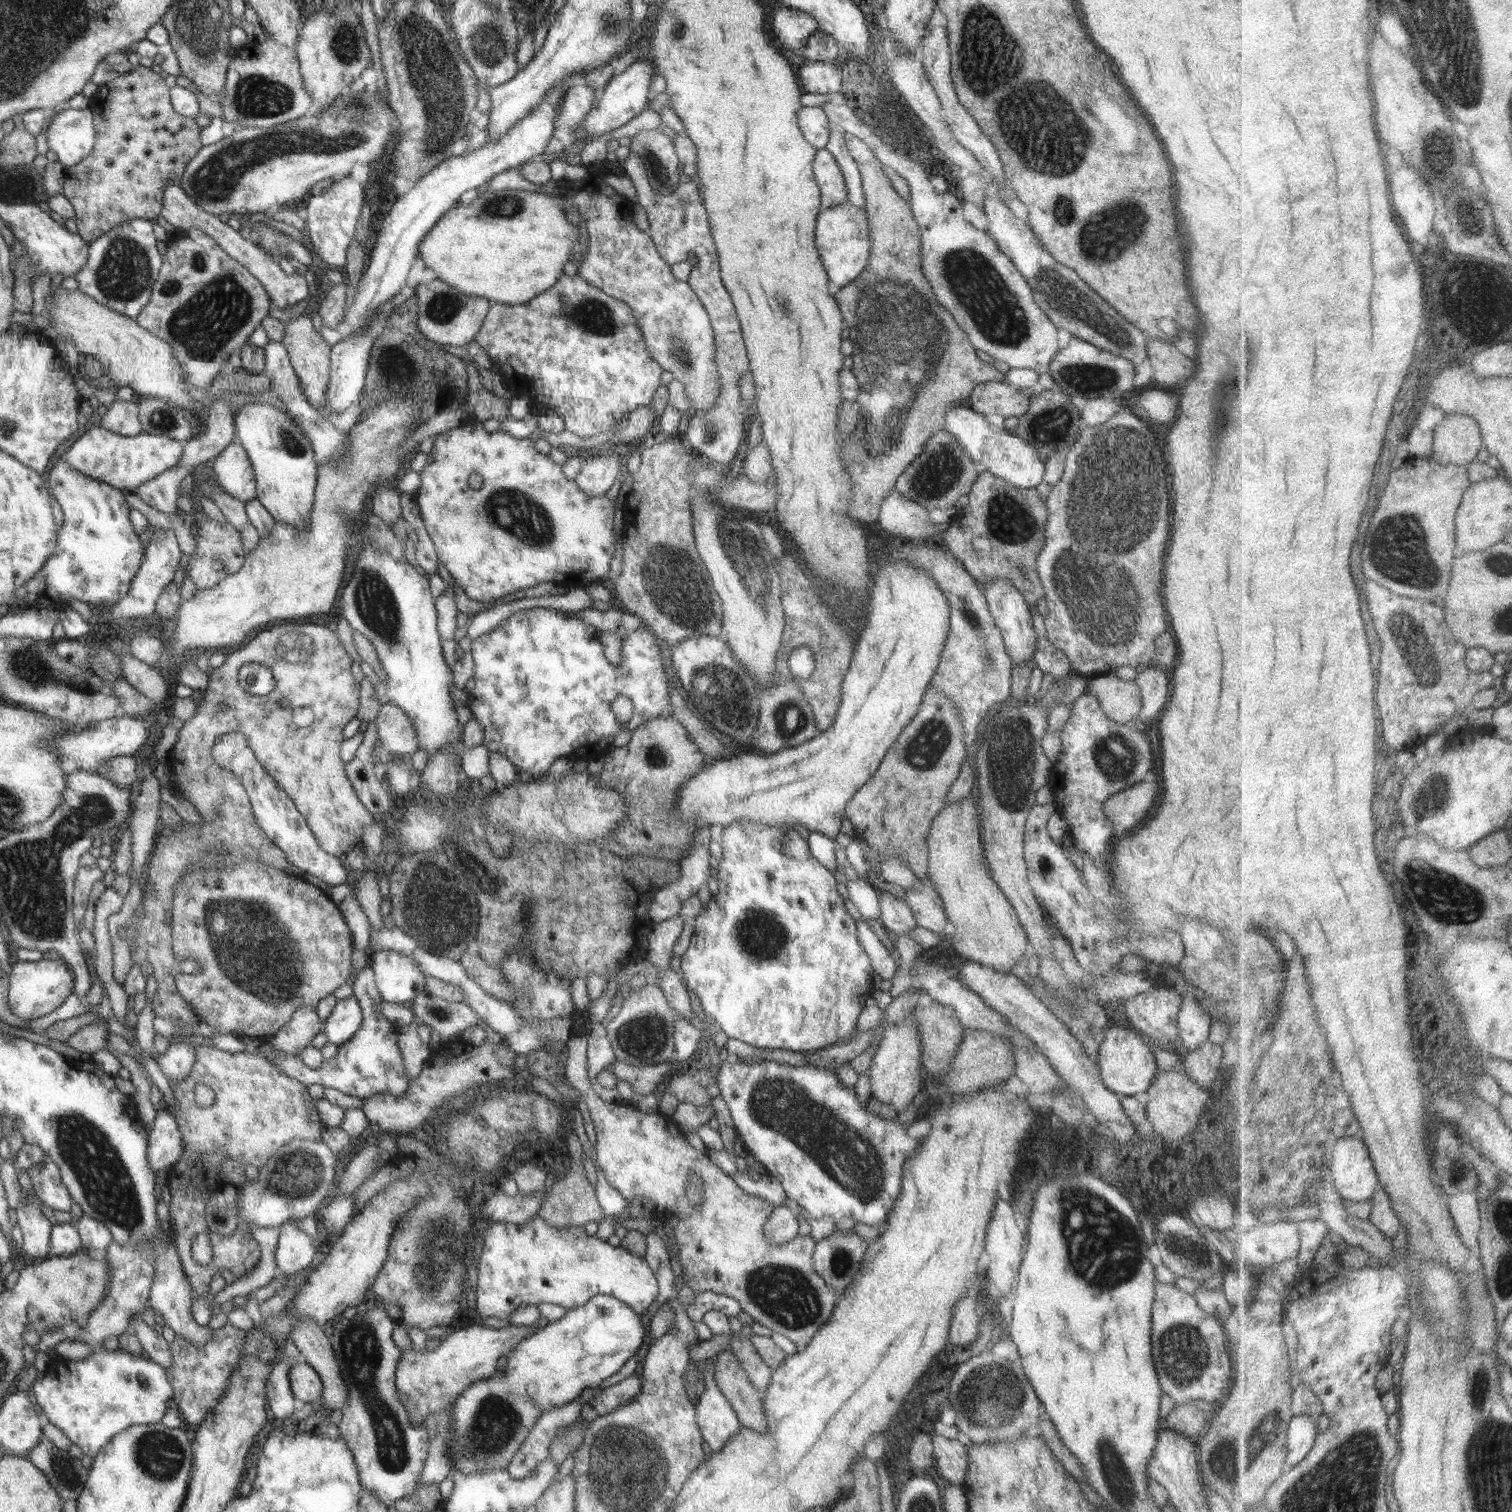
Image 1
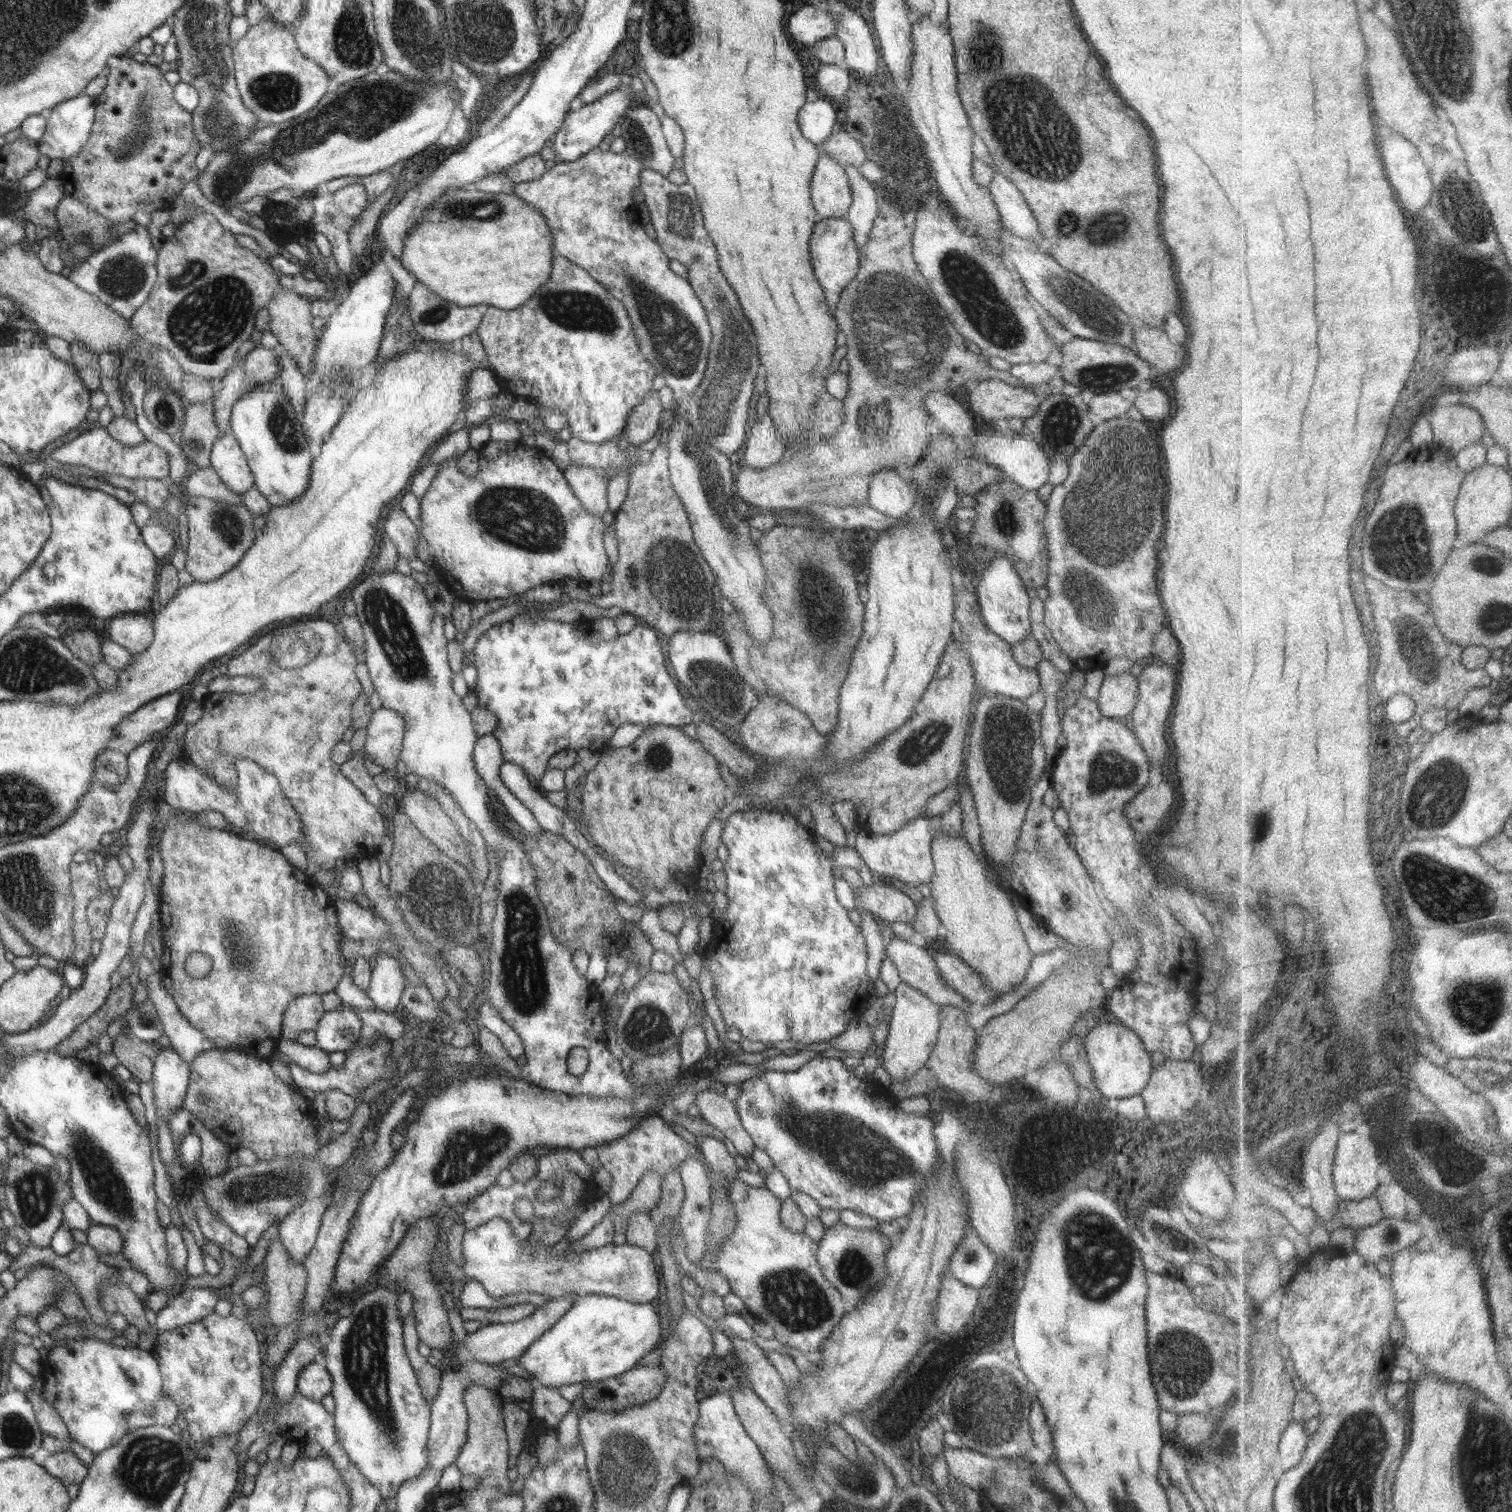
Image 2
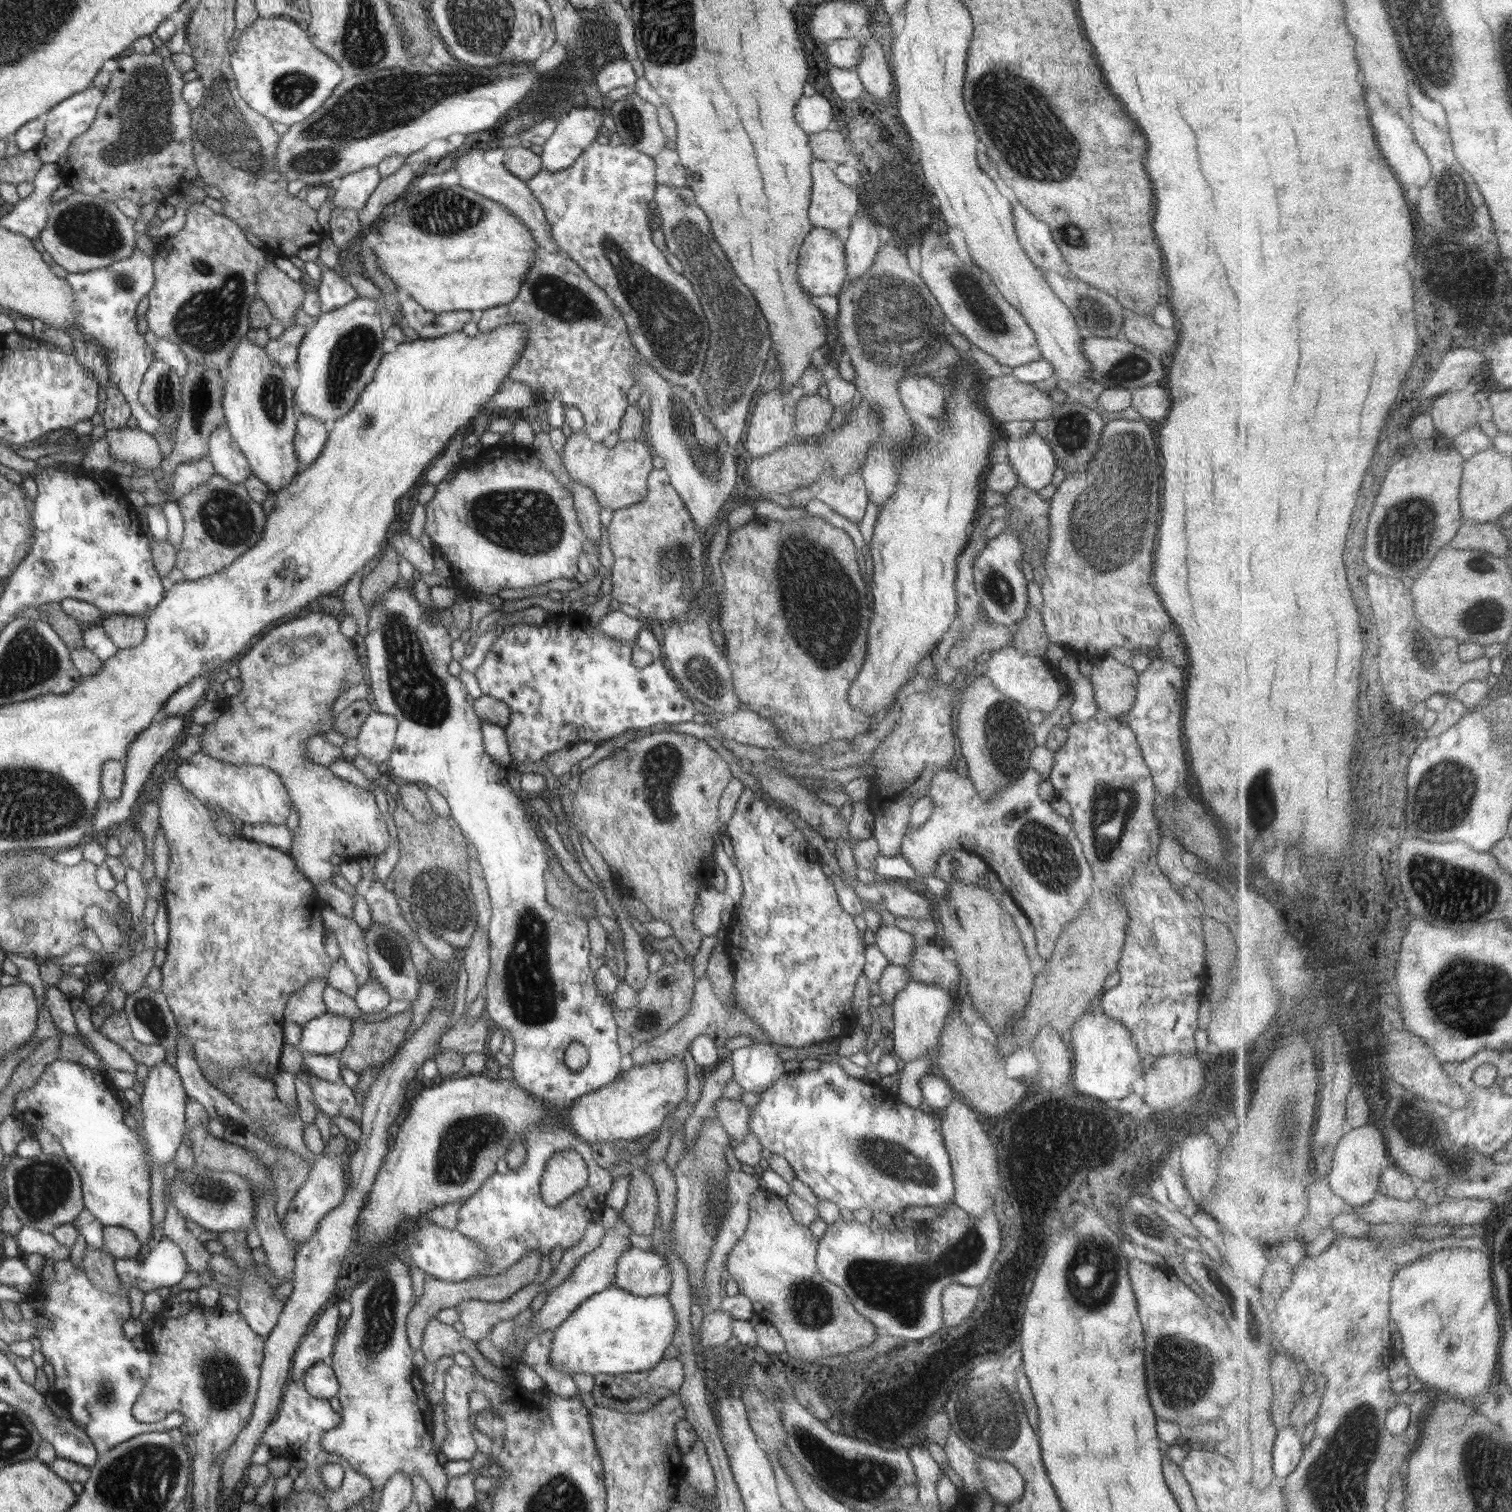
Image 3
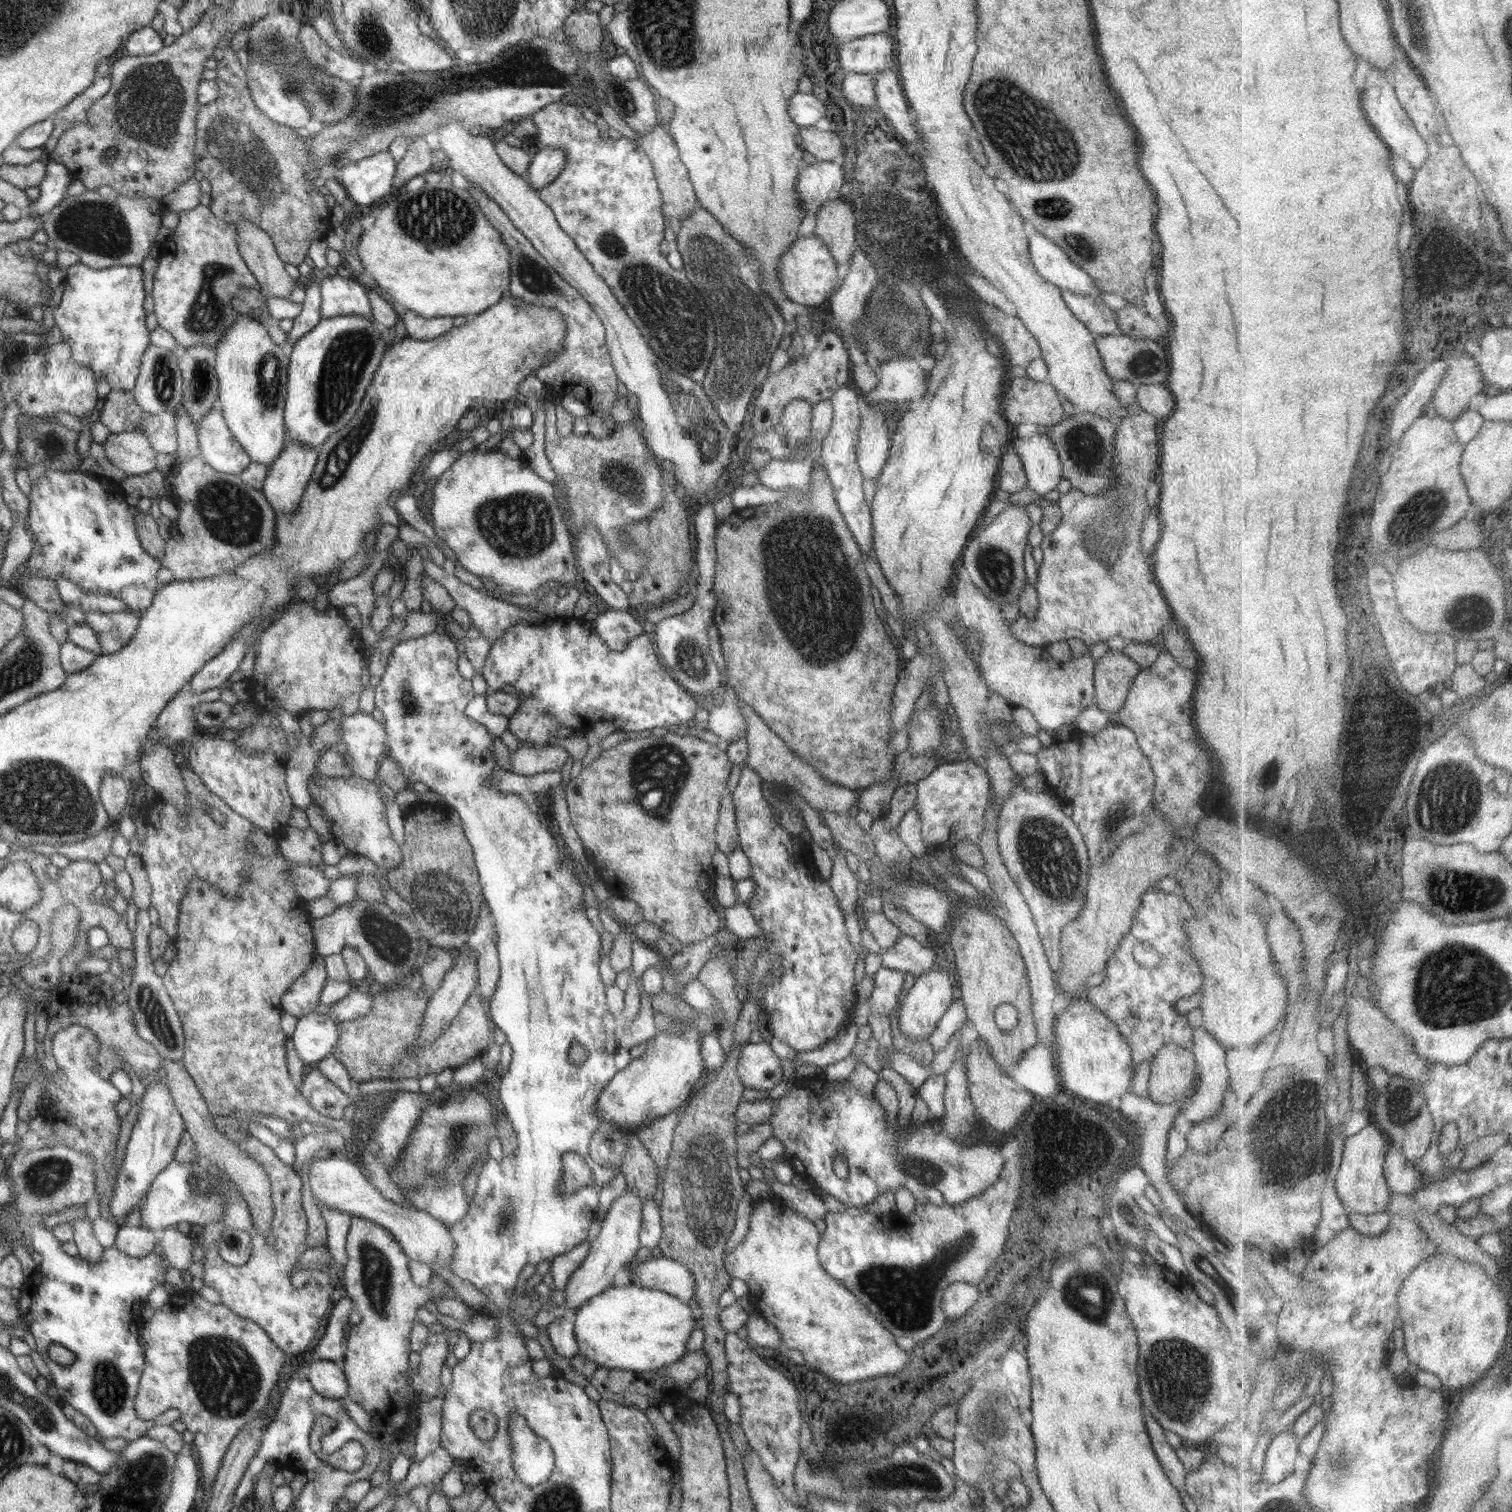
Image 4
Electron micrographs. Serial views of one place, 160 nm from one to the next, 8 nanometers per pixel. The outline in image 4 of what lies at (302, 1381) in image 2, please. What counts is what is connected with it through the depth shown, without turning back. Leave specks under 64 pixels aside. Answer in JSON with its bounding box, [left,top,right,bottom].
[306,1359,349,1399]

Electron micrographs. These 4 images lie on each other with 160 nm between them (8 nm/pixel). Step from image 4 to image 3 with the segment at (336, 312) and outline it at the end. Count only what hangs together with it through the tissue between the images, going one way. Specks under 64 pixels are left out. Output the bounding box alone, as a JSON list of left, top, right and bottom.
[315,257,359,311]

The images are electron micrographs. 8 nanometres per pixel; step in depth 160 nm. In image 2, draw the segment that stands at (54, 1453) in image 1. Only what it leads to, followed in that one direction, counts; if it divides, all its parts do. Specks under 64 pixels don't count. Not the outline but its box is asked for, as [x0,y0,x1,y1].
[42,1450,89,1486]

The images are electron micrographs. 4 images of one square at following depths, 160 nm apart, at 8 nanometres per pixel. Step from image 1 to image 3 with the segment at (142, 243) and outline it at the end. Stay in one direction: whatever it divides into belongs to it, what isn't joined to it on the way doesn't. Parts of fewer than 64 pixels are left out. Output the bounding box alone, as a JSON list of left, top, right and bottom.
[65,246,162,434]

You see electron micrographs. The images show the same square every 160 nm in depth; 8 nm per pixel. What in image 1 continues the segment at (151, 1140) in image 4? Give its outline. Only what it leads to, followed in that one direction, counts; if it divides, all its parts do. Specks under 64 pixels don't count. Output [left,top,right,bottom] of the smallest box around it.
[156,1038,196,1082]

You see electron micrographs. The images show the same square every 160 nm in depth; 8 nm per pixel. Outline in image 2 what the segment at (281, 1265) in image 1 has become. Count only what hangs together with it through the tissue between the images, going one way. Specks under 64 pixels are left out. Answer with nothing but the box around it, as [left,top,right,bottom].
[279,1189,336,1263]

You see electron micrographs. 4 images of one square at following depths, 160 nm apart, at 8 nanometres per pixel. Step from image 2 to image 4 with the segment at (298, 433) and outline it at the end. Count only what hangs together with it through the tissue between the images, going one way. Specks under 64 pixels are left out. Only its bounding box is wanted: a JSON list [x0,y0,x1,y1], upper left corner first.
[215,313,288,467]

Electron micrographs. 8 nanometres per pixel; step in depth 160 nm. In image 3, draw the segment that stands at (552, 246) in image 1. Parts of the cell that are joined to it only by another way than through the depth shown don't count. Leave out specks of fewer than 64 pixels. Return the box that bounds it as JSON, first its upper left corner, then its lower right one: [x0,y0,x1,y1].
[374,186,538,313]

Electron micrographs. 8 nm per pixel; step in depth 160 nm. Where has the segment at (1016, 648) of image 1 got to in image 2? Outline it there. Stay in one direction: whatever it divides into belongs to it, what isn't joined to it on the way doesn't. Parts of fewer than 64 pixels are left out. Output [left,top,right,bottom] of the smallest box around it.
[971,557,1031,648]

